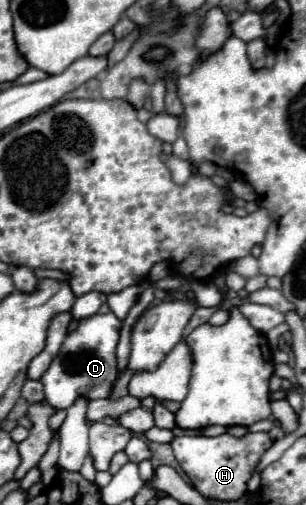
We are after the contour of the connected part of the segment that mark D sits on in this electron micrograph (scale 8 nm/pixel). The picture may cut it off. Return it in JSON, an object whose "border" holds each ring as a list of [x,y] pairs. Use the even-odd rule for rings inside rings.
{"border":[[[94,314],[86,320],[80,320],[78,328],[74,332],[70,332],[66,336],[66,342],[62,344],[60,354],[54,358],[54,362],[50,364],[50,368],[46,370],[46,374],[40,378],[44,384],[44,394],[48,398],[48,404],[54,408],[68,408],[74,404],[74,400],[78,396],[86,396],[88,400],[96,400],[96,398],[108,398],[116,380],[116,342],[118,342],[118,332],[120,332],[122,322],[112,314]]]}

